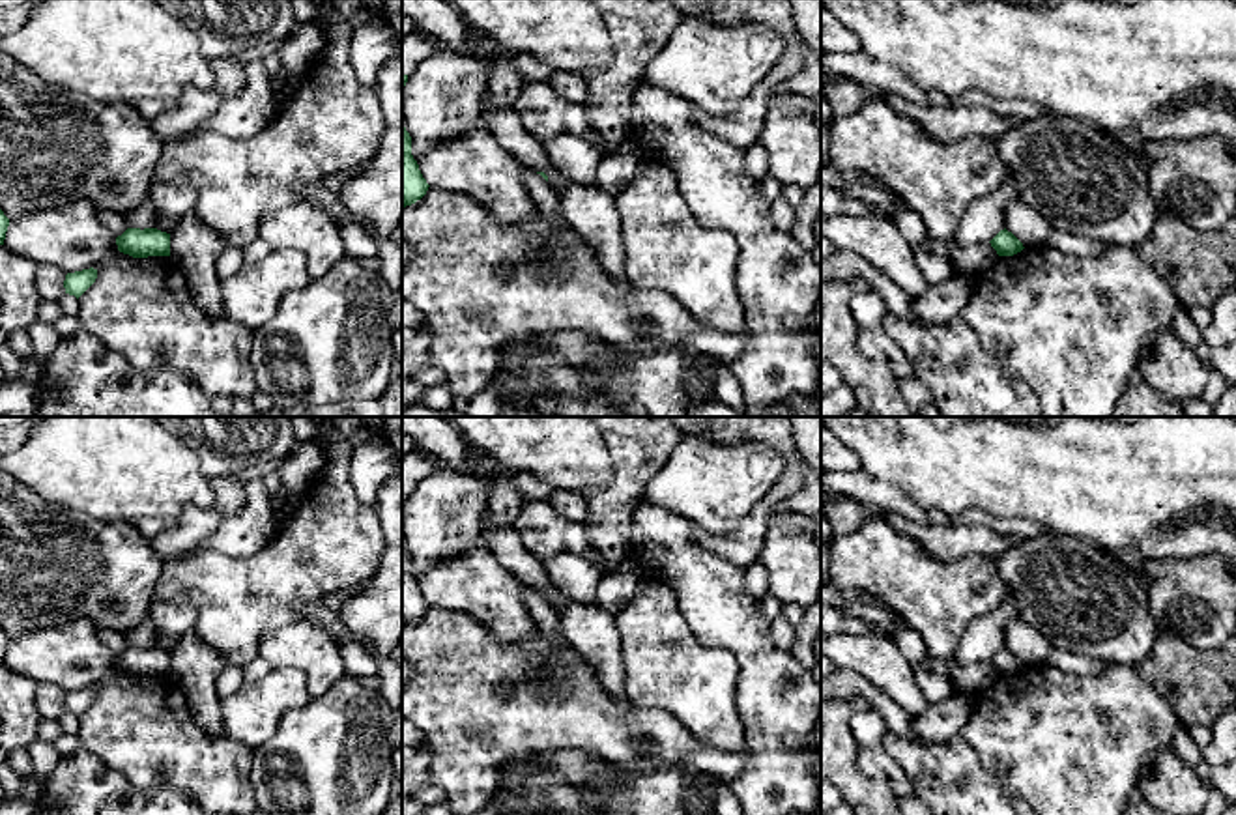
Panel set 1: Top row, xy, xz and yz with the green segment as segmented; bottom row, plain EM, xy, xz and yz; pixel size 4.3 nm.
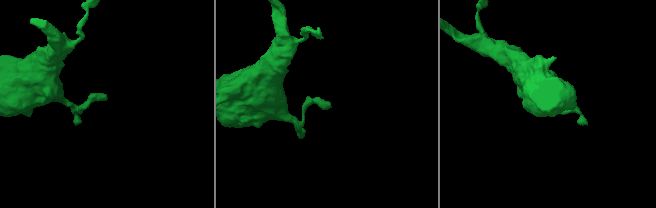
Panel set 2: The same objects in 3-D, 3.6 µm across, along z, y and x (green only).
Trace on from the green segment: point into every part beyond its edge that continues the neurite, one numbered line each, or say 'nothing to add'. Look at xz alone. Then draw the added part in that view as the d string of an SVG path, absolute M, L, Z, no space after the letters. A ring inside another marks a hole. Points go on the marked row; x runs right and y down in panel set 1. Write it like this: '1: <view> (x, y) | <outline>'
nothing to add

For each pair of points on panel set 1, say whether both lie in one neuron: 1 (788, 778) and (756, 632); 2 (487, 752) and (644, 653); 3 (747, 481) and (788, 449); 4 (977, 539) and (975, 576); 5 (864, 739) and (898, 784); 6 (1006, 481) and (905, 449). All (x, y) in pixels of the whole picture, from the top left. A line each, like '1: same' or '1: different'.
1: same
2: different
3: different
4: different
5: same
6: same

